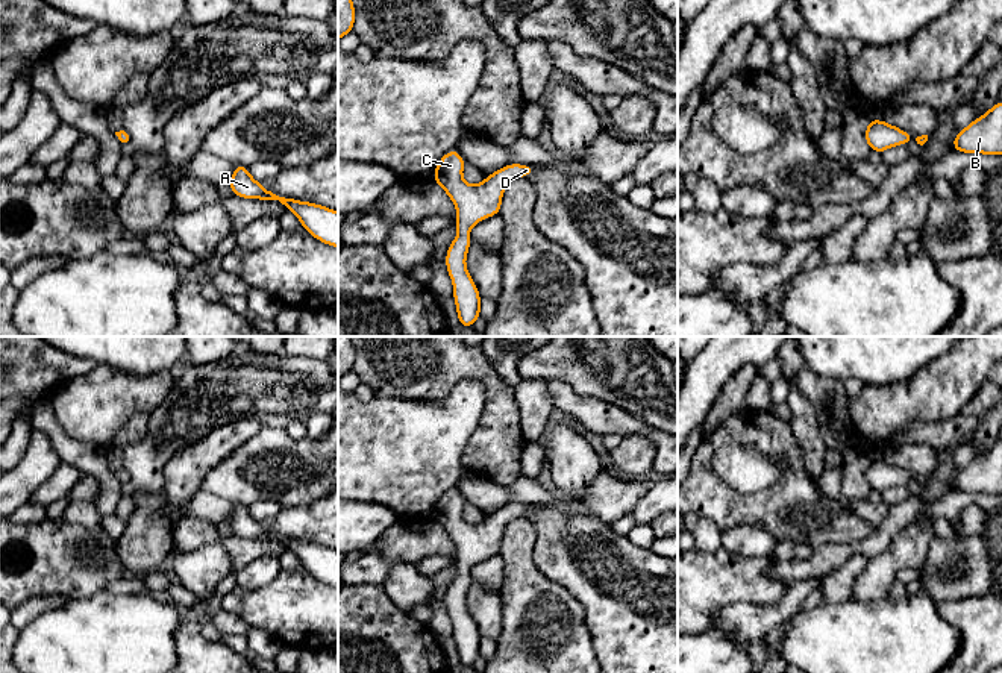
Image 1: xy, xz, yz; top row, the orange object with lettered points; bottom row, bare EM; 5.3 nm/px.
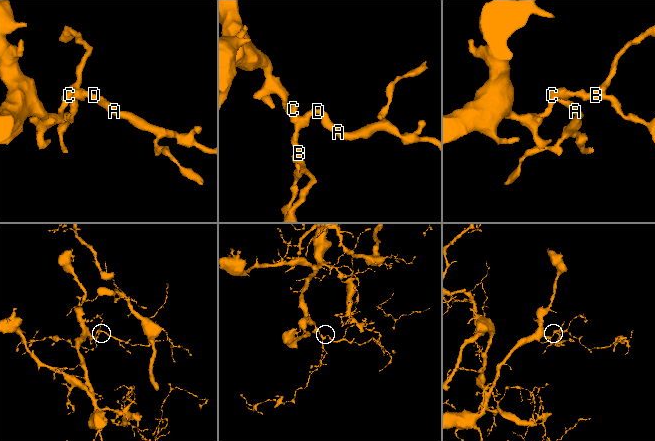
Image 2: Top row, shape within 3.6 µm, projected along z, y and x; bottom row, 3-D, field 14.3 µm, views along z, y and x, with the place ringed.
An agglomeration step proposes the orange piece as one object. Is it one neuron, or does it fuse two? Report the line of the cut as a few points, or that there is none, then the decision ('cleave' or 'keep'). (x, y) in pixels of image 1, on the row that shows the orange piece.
no cut | keep

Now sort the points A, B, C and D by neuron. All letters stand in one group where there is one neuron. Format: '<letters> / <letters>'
A B C D

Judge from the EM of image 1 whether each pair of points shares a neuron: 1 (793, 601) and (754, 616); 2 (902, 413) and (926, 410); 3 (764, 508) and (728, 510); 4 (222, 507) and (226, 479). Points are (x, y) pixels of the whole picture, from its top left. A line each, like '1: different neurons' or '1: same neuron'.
1: same neuron
2: same neuron
3: same neuron
4: different neurons

